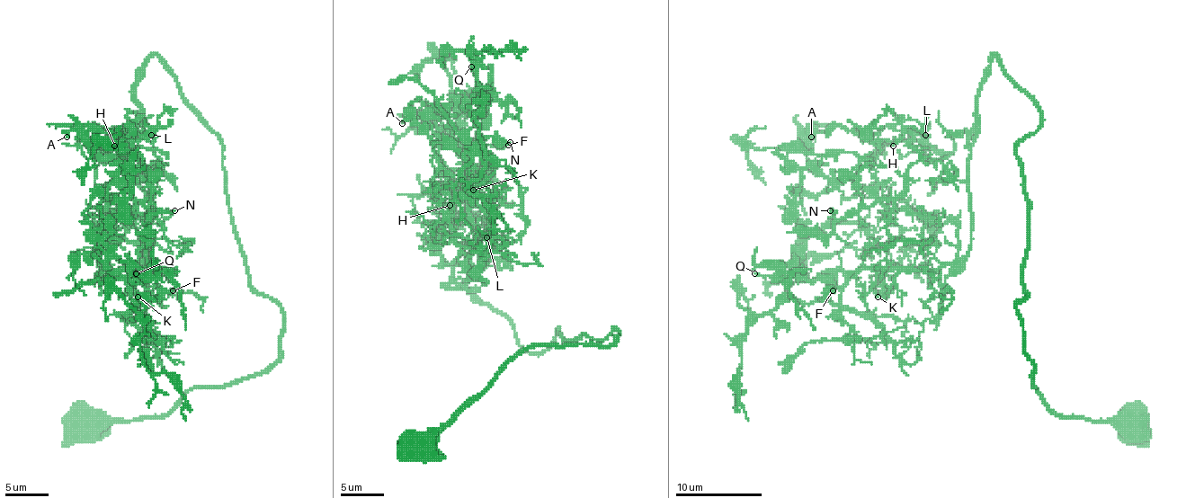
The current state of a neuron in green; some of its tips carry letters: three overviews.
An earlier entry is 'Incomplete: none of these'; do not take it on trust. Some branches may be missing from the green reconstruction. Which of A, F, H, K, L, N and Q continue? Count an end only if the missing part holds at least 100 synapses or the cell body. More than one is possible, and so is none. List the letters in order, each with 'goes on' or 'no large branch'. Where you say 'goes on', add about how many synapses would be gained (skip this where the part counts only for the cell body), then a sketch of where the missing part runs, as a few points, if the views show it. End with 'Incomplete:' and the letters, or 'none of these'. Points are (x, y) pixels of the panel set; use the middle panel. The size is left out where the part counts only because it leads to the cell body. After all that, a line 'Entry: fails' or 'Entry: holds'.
A: no large branch
F: no large branch
H: goes on; about 600 synapses; missing branch runs (450, 205), (436, 197), (445, 199), (454, 185), (436, 182), (445, 192), (456, 140), (439, 105), (436, 75)
K: no large branch
L: no large branch
N: no large branch
Q: no large branch
Incomplete: H
Entry: fails

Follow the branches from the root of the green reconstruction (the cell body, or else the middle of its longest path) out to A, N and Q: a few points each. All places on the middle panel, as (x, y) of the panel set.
A: (422, 448), (525, 348), (619, 331), (557, 328), (527, 352), (441, 266), (465, 140), (402, 123)
N: (422, 448), (525, 348), (619, 335), (527, 352), (467, 288), (486, 283), (468, 194), (510, 142)
Q: (422, 448), (525, 348), (619, 335), (527, 352), (467, 288), (488, 244), (471, 66)

